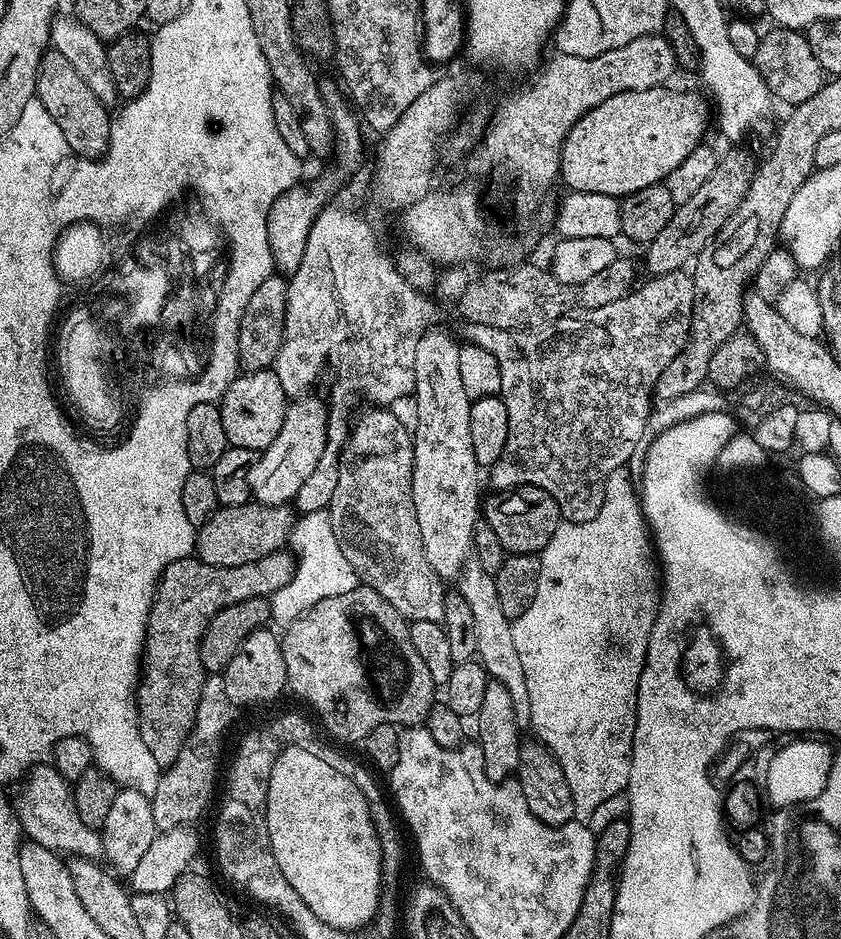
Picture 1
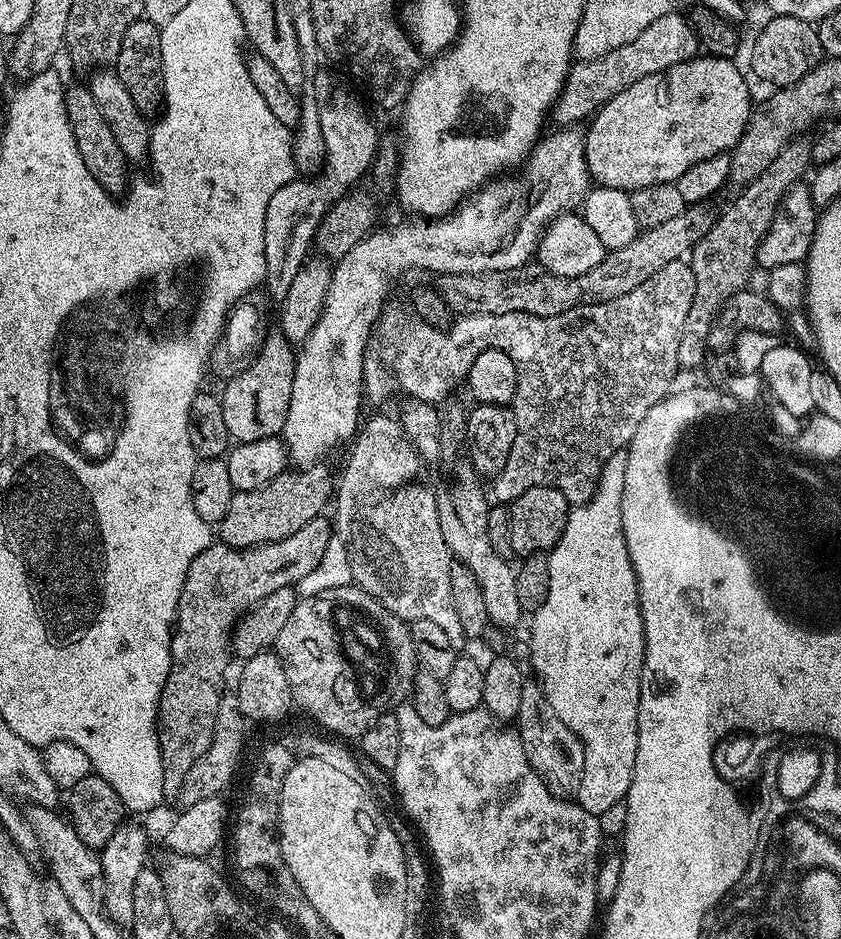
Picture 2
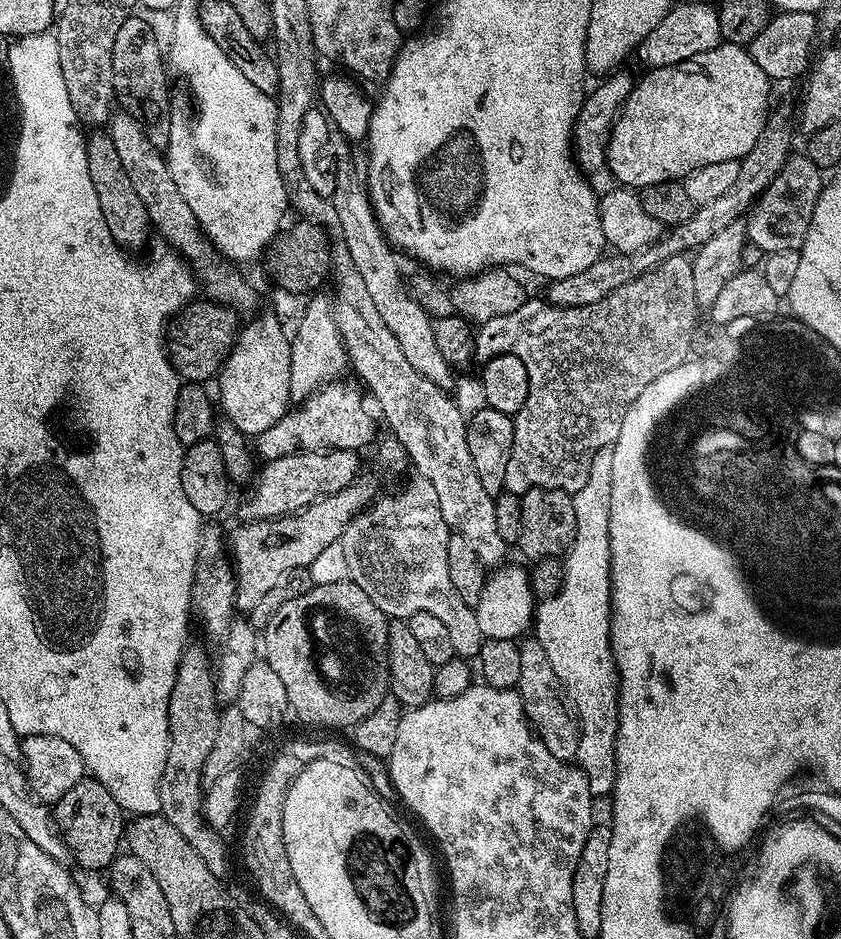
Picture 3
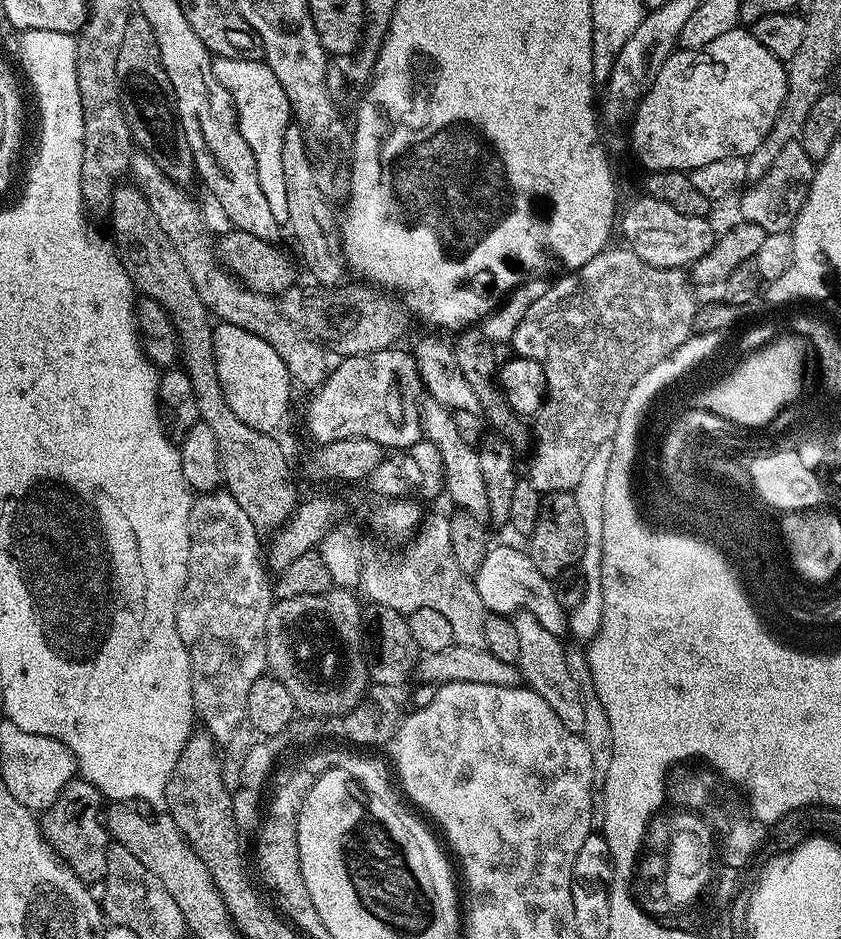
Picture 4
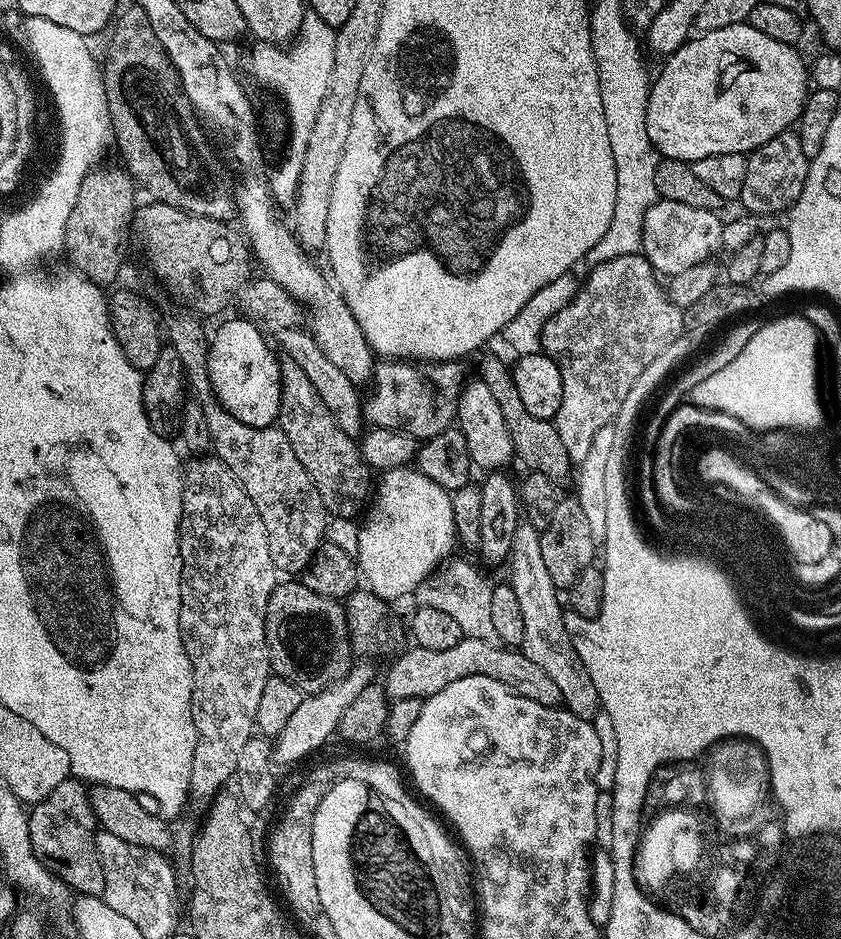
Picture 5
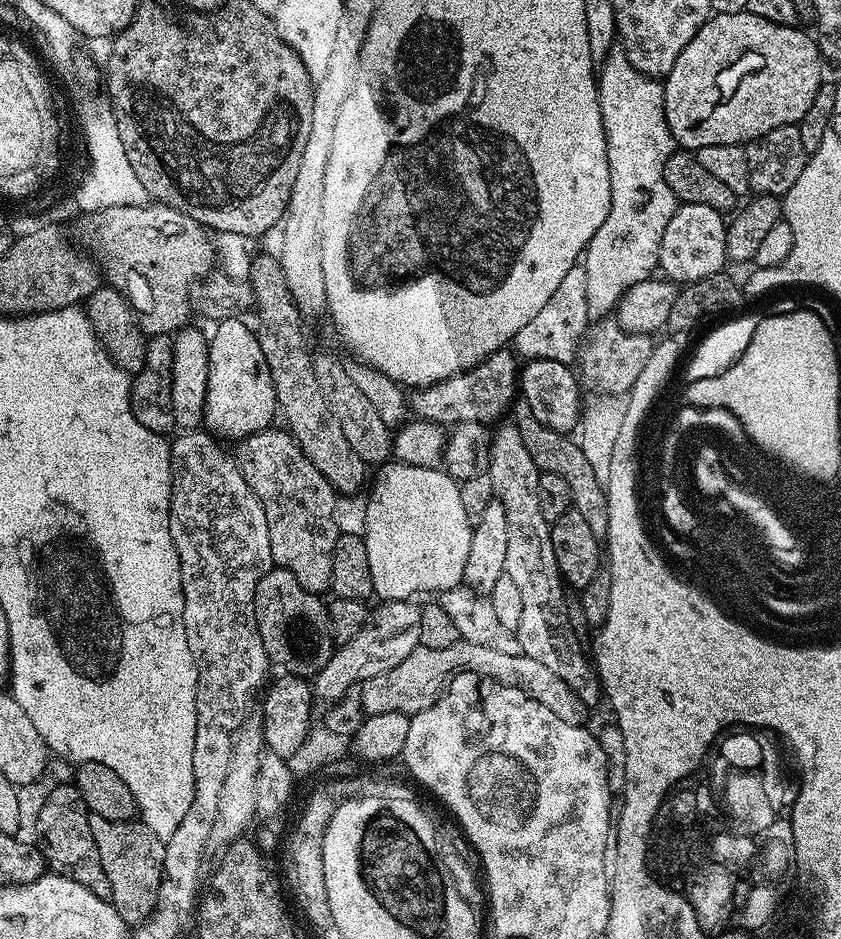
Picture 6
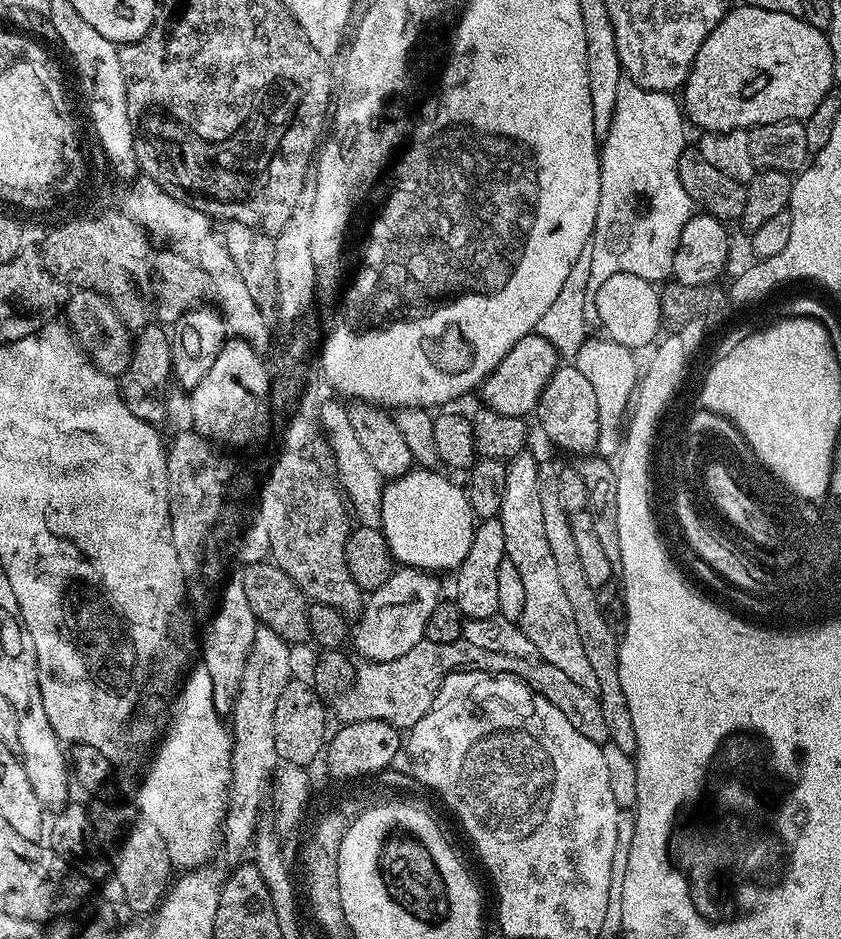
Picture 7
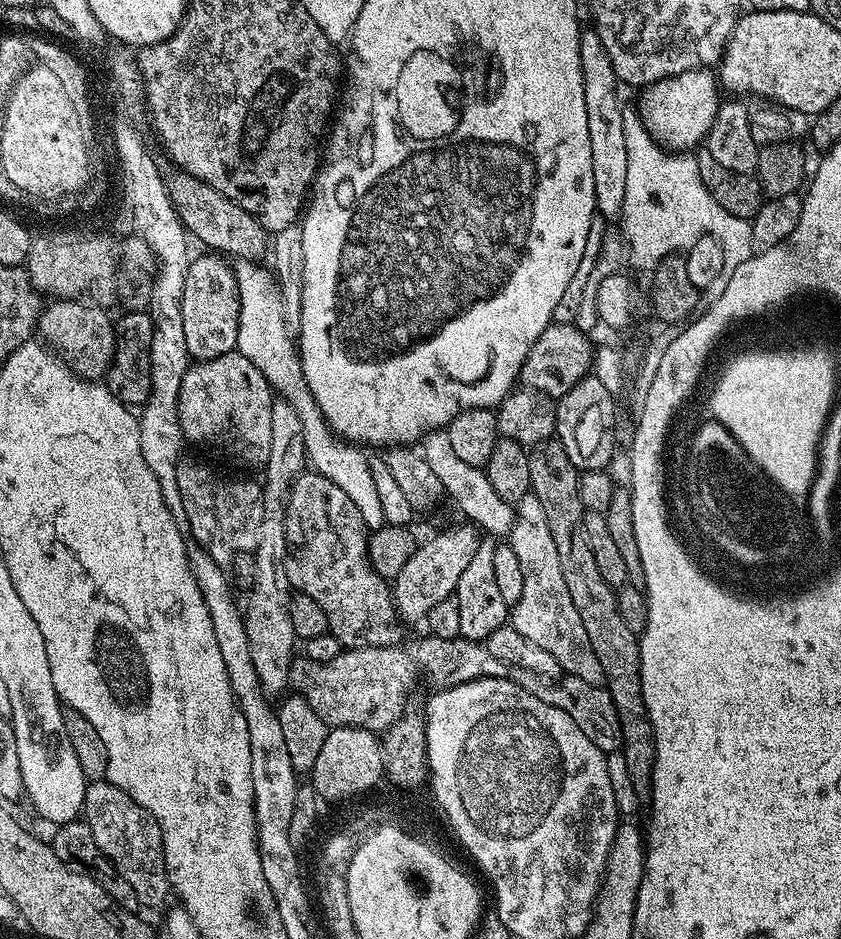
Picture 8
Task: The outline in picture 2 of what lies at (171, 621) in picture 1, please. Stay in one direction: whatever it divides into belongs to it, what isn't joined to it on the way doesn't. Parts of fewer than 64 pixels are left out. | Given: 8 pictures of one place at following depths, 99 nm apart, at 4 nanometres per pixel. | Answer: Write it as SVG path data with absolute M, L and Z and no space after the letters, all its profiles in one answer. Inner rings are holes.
M317 518L306 522L306 526L302 526L302 530L296 531L295 534L290 534L290 538L282 538L273 544L259 544L256 548L232 548L223 542L213 542L206 550L202 550L202 554L198 554L198 558L194 558L194 562L190 562L172 634L172 669L160 695L160 709L156 715L165 797L175 797L183 786L192 764L208 753L214 734L217 685L220 685L220 678L229 671L230 637L240 617L252 611L257 604L262 604L263 600L275 591L288 590L299 585L300 580L306 578L306 574L310 574L310 570L314 570L318 562L322 562L322 554L326 554L328 542L333 536L329 521L327 524L324 518Z

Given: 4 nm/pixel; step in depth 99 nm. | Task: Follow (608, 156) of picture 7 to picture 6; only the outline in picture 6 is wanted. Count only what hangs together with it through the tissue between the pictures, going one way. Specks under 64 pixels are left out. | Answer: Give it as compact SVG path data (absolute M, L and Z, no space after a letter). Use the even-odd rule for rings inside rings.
M616 46L599 69L598 87L602 126L606 134L606 150L610 162L610 214L606 214L606 222L598 226L598 234L590 238L588 249L584 252L587 271L586 302L589 303L589 314L592 318L607 317L617 307L620 297L628 288L643 280L653 279L660 263L660 247L666 222L670 222L678 207L674 190L666 186L664 177L664 167L672 157L674 141L664 113L663 83L649 80L646 74L634 70L624 49Z

